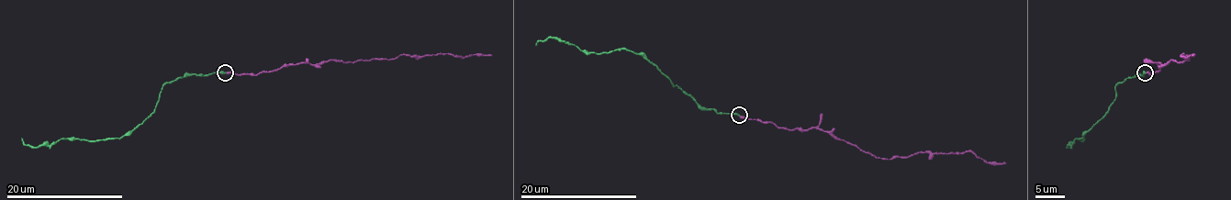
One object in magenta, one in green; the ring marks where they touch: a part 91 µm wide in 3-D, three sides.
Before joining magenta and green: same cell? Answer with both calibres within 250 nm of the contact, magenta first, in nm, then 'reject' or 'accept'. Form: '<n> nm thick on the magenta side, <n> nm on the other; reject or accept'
320 nm thick on the magenta side, 320 nm on the other; reject

